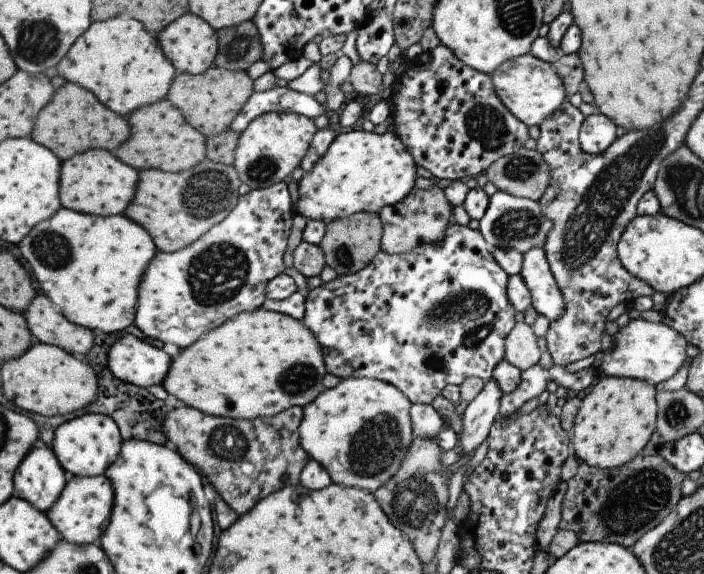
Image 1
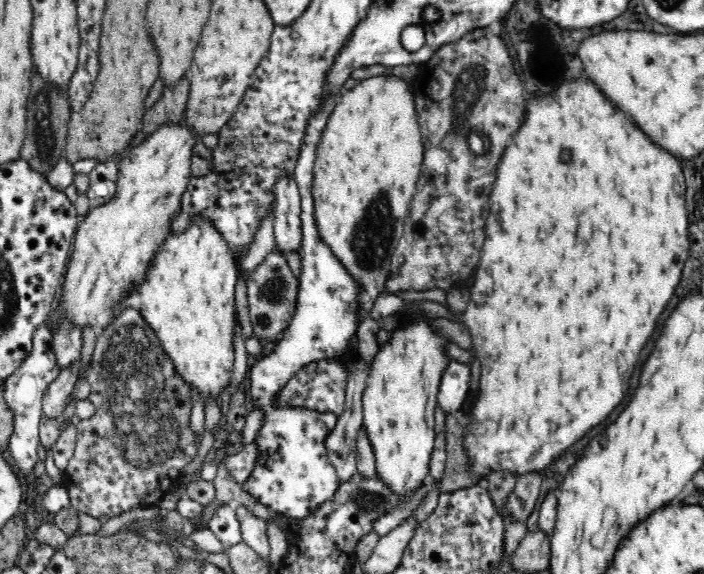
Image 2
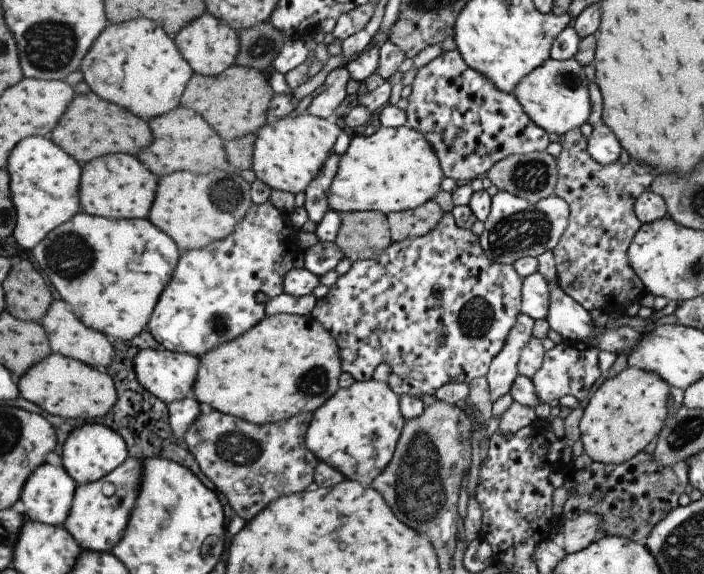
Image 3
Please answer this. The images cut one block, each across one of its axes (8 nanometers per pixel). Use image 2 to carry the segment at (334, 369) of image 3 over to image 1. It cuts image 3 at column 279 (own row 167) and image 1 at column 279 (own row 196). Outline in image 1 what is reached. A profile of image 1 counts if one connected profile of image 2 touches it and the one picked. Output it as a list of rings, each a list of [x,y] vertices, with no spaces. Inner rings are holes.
[[[261,306],[228,318],[223,324],[203,333],[194,343],[183,347],[177,356],[170,358],[170,368],[159,385],[167,394],[201,414],[254,419],[273,417],[285,408],[304,407],[325,389],[321,384],[325,373],[322,350],[311,331],[301,321]]]

